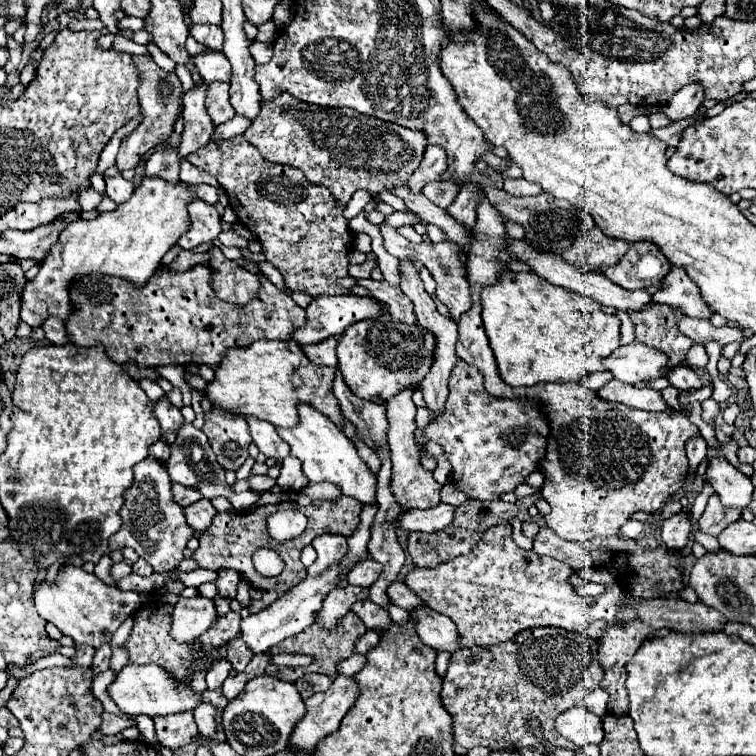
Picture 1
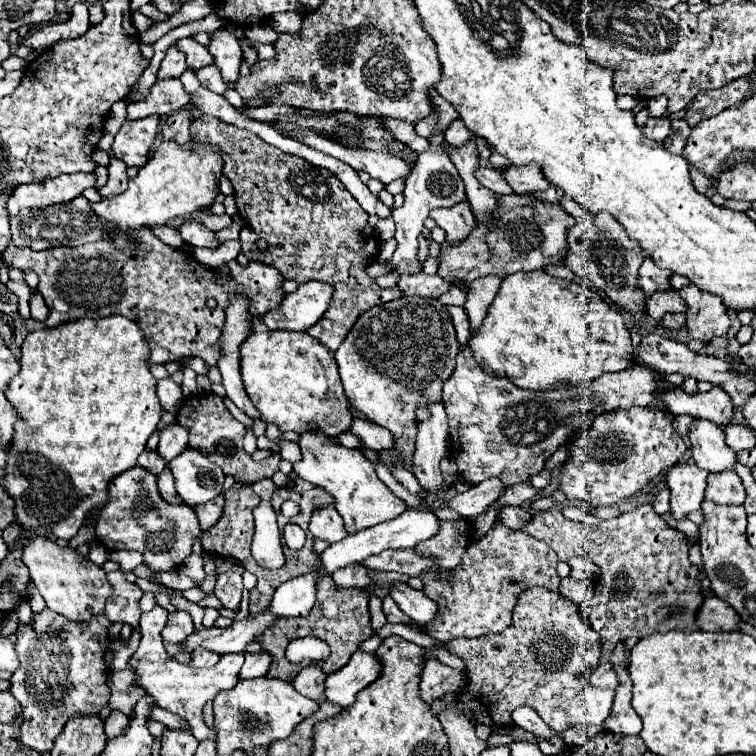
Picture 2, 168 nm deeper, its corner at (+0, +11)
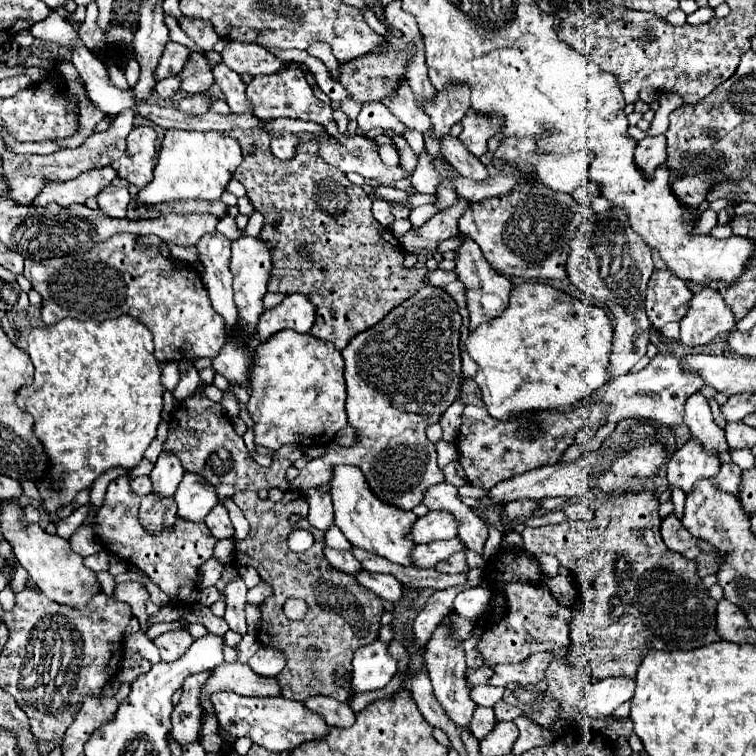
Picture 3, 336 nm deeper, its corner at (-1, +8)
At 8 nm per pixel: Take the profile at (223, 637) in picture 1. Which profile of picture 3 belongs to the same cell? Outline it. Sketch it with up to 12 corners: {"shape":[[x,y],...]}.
{"shape":[[209,673],[183,685],[171,719],[171,737],[185,747],[199,739],[203,709],[199,689]]}

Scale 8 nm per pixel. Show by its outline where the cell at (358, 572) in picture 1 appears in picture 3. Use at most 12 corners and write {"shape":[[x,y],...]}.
{"shape":[[459,537],[413,549],[417,567],[435,567],[463,551]]}

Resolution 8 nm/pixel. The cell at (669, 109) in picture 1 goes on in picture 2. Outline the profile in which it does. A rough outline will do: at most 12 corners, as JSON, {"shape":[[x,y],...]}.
{"shape":[[670,116],[650,118],[644,136],[664,140],[670,136]]}

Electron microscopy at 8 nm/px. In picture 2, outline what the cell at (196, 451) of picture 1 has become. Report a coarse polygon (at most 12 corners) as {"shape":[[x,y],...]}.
{"shape":[[186,448],[168,468],[176,492],[198,506],[222,492],[224,472]]}

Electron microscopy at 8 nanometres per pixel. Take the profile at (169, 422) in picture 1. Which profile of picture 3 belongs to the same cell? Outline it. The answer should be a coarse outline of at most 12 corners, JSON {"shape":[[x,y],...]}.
{"shape":[[159,455],[153,495],[173,497],[185,471],[175,455]]}

